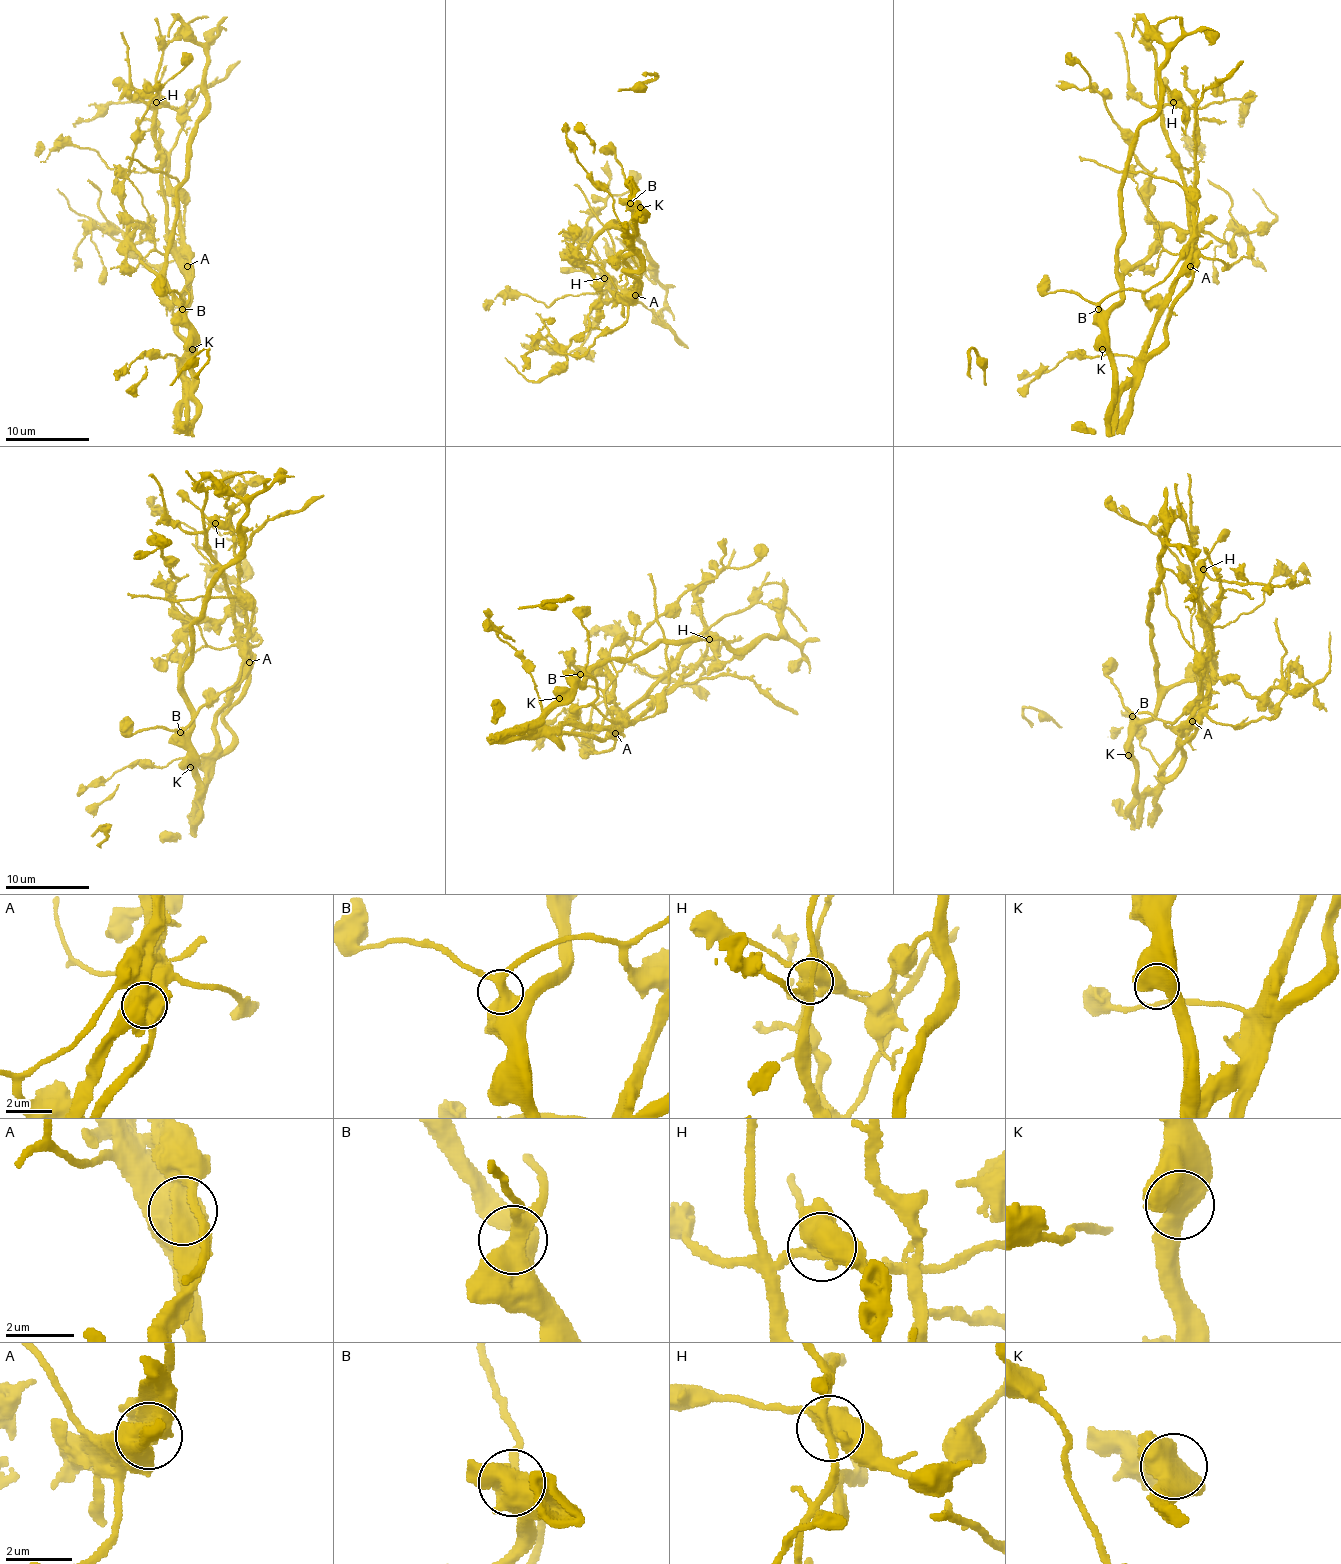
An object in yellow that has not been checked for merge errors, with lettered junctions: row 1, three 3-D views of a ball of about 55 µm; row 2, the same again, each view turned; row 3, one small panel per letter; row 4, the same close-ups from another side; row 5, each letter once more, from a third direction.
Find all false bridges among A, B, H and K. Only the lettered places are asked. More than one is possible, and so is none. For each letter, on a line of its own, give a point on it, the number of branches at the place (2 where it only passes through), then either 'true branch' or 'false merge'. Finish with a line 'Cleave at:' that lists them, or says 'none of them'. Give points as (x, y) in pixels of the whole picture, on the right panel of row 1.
A: (1190, 266) | 3 | false merge
B: (1098, 309) | 3 | true branch
H: (1173, 102) | 5 | false merge
K: (1102, 349) | 2 | true branch
Cleave at: A, H

